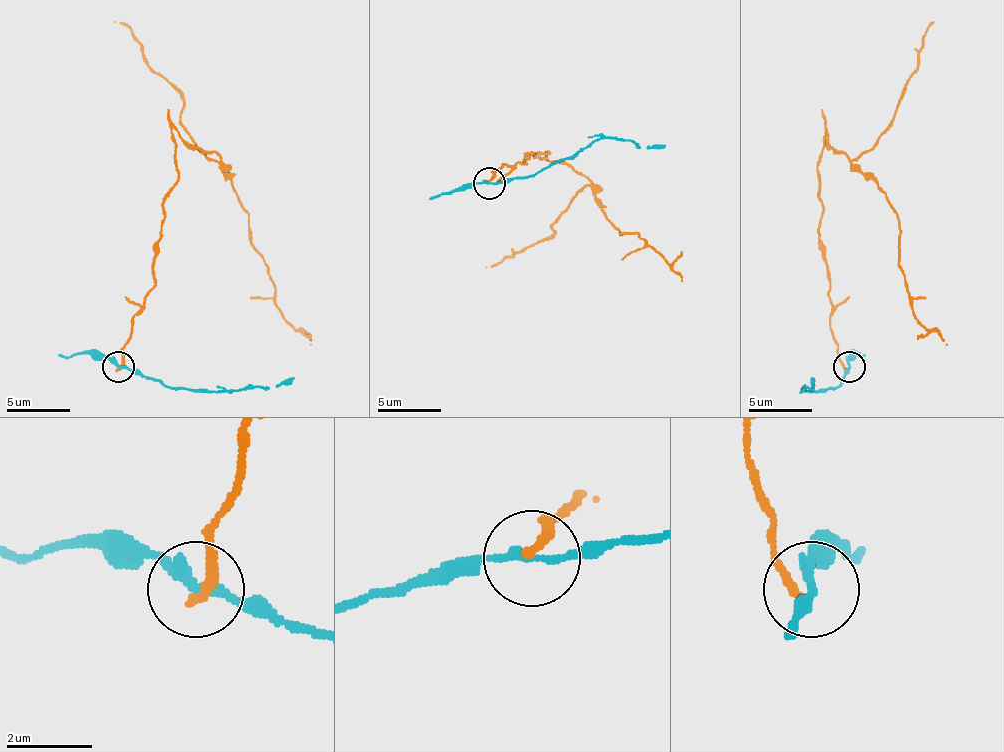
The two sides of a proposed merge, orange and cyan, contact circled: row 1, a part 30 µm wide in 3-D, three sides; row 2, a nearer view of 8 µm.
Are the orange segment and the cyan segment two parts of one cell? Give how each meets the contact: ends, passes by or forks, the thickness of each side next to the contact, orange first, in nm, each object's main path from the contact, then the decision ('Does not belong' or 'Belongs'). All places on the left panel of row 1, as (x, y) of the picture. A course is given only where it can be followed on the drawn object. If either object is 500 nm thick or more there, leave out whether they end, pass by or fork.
At the ring orange ends. At the ring cyan passes by. Thickness 200 nm (orange) against 220 nm. Course of orange: (119, 367), (154, 285), (182, 138), (221, 157), (275, 304), (310, 345). Course of cyan: (119, 367), (141, 370), (170, 386), (201, 390), (281, 386), (294, 377). Does not belong

